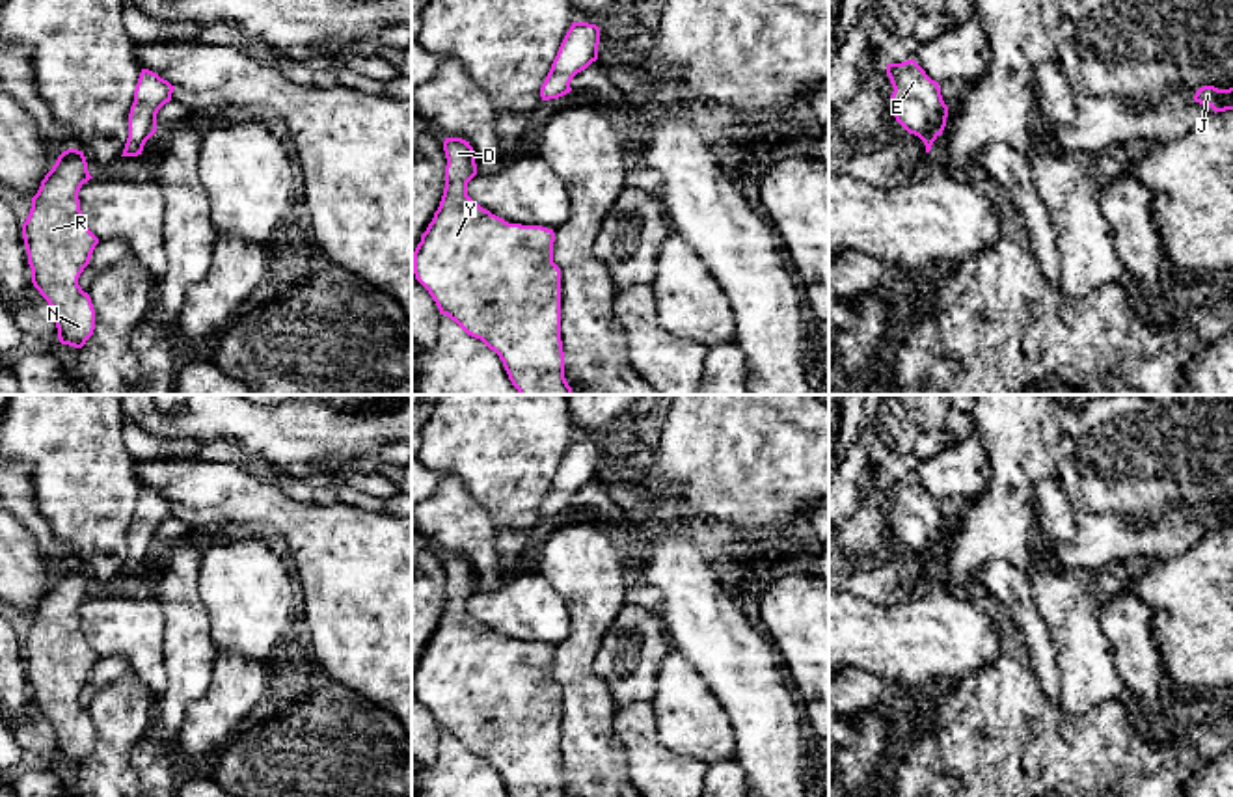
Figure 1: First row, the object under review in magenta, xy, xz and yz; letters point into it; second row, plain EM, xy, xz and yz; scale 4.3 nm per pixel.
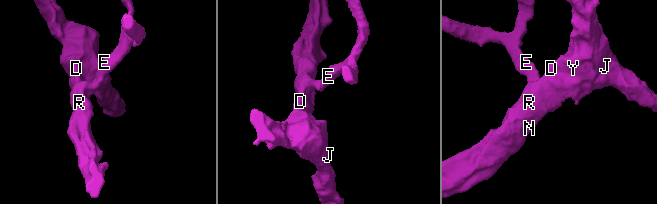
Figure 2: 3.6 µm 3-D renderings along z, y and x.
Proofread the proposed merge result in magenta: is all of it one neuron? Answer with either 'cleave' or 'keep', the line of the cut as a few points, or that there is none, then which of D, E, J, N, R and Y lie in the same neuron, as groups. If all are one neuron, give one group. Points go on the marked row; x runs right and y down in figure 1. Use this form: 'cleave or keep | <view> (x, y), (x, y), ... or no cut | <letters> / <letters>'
keep | no cut | D E J N R Y

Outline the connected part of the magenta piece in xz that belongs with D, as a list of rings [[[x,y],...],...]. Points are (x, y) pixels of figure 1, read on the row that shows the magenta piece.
[[[445,138],[445,188],[438,210],[413,251],[415,279],[428,290],[441,315],[454,320],[467,335],[494,350],[520,395],[572,395],[564,378],[561,341],[561,270],[553,263],[553,229],[508,223],[467,196],[467,182],[477,175],[475,151],[462,138]]]

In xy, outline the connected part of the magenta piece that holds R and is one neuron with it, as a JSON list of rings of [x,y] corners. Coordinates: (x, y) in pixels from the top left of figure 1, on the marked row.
[[[63,151],[32,197],[22,238],[32,283],[54,311],[61,344],[82,348],[95,330],[95,309],[78,277],[99,238],[80,210],[78,192],[93,179],[82,151]]]

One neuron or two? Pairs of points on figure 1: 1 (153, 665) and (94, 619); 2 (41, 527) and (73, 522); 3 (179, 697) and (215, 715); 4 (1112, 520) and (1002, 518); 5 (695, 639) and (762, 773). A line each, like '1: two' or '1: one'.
1: one
2: two
3: two
4: one
5: one

